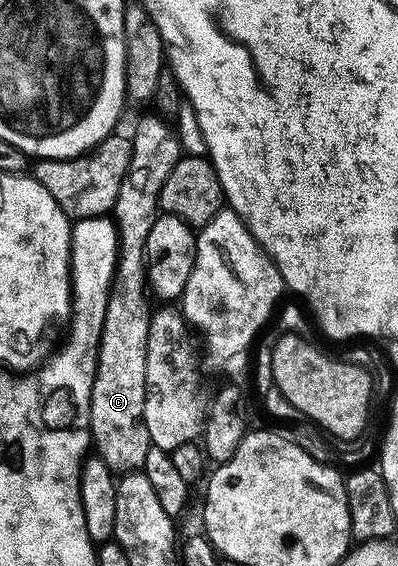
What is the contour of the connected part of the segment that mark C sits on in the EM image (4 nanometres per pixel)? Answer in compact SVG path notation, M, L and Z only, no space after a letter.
M149 113L137 125L136 132L131 132L130 138L130 165L122 181L122 189L118 189L118 201L111 210L120 238L120 252L116 257L112 289L108 292L106 321L102 325L90 401L94 451L114 473L139 472L146 461L146 453L153 447L144 424L146 341L152 320L152 311L148 307L150 288L144 246L158 214L162 185L166 185L170 169L174 169L174 165L182 158L177 132L155 113Z

